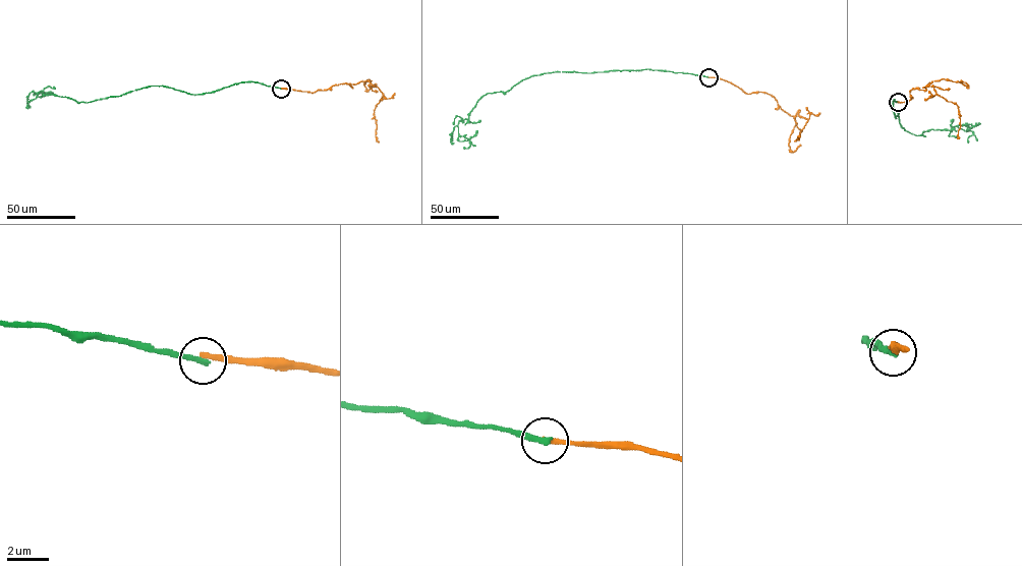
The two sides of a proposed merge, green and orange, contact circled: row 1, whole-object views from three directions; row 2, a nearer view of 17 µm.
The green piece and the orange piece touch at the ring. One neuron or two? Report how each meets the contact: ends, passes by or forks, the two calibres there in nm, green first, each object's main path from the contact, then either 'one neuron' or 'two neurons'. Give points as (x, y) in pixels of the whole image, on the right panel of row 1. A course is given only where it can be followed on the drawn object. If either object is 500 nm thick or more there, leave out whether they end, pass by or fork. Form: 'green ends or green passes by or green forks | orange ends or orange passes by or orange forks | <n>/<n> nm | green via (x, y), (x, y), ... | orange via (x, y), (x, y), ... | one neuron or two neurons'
green ends | orange ends | 280/260 nm | green via (898, 102), (896, 118), (899, 113), (902, 127), (914, 134), (973, 126), (962, 125) | orange via (898, 102), (907, 102), (911, 89), (922, 90), (931, 81), (925, 86), (957, 106), (958, 138) | two neurons

